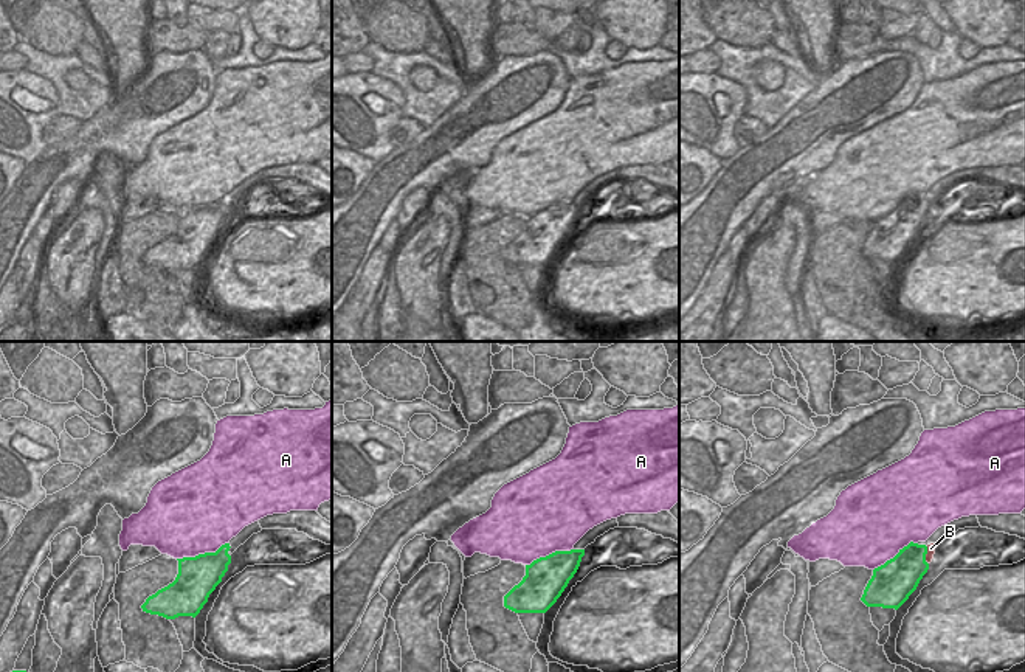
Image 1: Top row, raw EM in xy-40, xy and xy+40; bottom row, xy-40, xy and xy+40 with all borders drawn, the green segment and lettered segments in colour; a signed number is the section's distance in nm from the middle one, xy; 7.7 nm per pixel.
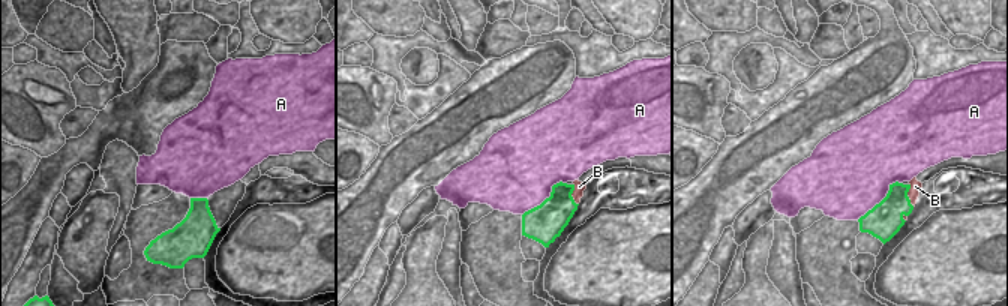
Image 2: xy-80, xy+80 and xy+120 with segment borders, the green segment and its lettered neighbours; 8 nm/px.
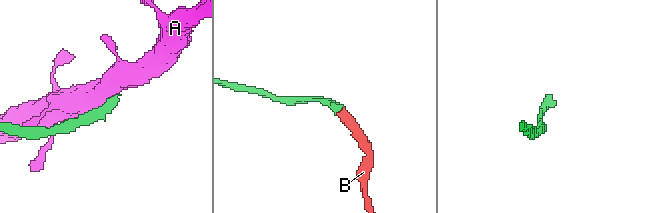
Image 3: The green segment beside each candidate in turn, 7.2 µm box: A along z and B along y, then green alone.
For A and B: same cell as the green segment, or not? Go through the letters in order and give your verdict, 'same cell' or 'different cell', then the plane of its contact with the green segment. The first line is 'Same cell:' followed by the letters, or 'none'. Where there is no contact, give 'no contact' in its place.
Same cell: B
A: different cell | xy-40
B: same cell | xy+40

